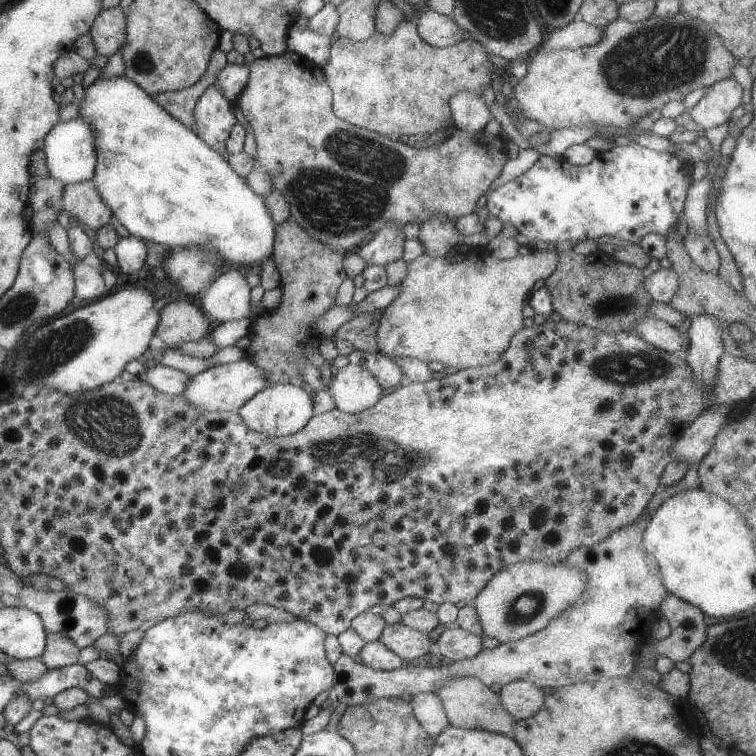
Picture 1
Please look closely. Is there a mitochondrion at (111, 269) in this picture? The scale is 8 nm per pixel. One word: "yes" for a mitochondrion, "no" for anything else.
no

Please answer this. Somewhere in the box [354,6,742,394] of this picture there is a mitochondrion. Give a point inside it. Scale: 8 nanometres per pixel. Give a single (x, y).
(653, 60)

